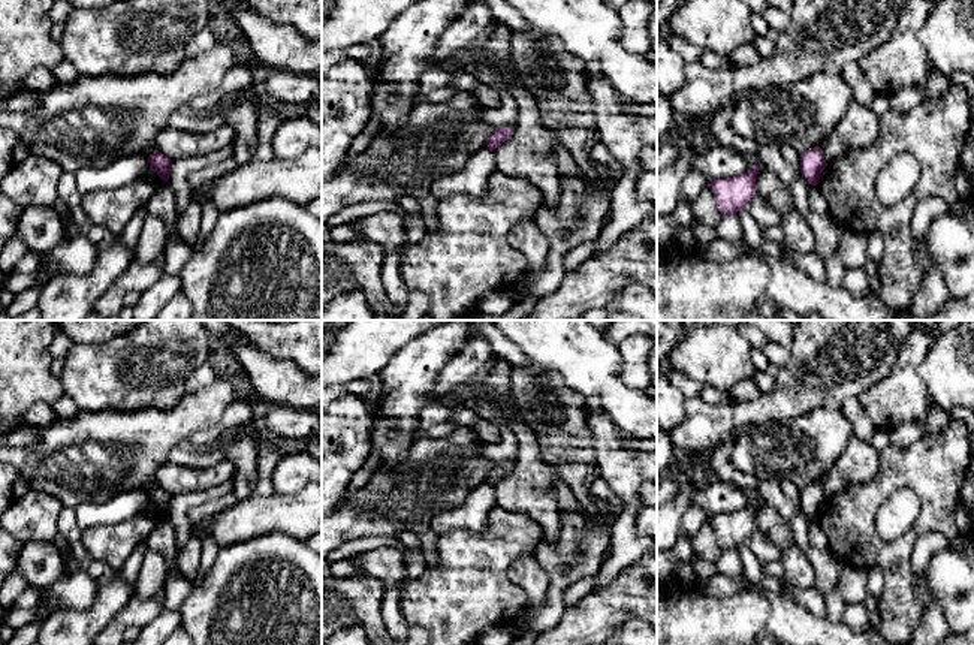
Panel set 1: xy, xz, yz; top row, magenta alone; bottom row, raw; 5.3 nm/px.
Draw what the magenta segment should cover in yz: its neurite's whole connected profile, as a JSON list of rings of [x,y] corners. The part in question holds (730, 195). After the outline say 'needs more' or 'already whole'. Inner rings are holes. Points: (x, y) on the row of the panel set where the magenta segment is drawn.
[[[754,163],[747,172],[733,178],[709,180],[709,187],[715,196],[715,204],[721,215],[736,214],[754,196],[756,177],[760,166]]]; already whole

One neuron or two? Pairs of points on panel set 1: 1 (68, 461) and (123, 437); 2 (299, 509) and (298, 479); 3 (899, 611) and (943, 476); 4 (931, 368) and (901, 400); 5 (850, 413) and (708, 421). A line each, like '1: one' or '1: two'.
1: one
2: two
3: one
4: two
5: two

